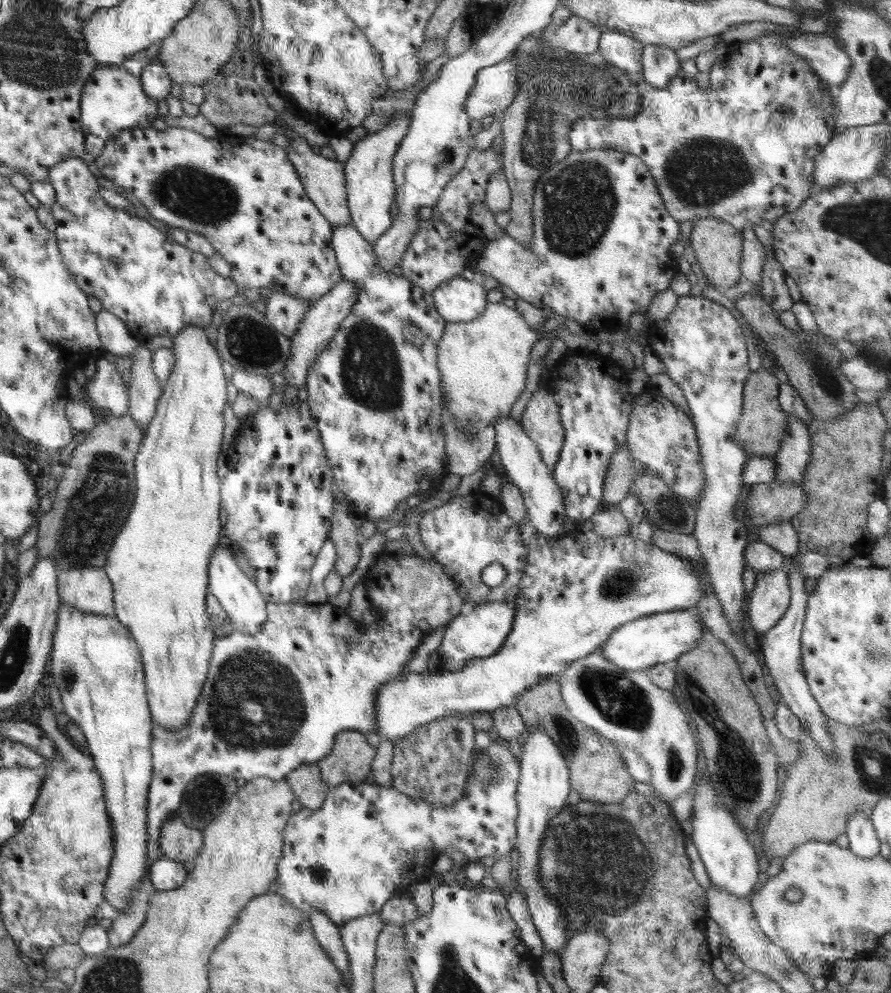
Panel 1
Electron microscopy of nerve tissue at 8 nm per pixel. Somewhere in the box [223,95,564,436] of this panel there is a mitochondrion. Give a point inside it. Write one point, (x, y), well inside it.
(370, 374)

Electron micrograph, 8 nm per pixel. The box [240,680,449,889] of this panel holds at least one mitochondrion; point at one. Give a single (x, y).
(321, 874)

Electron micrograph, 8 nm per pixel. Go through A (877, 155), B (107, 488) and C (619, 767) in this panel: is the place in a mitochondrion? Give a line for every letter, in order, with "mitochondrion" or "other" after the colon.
A: other
B: mitochondrion
C: other

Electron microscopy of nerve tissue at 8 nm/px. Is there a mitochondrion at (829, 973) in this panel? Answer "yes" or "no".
no

